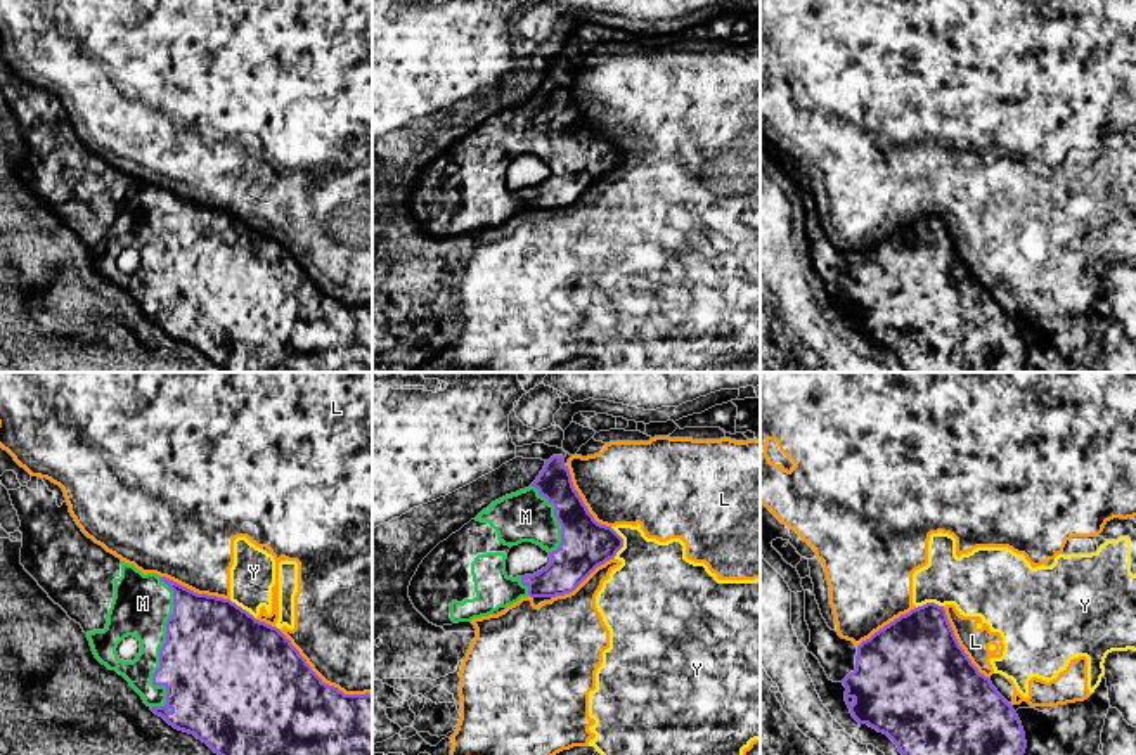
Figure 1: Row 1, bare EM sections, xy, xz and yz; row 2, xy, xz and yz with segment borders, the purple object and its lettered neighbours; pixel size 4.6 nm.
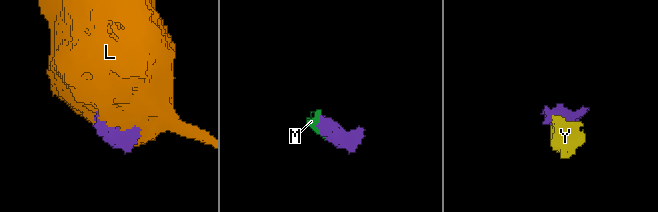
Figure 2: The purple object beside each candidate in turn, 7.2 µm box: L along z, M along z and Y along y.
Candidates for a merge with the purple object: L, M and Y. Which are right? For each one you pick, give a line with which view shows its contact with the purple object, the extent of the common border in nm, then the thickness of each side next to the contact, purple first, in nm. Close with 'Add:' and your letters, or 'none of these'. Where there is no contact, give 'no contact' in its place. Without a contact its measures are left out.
M: contact in xy; length 600 nm; calibres 480 and 280 nm
Add: M

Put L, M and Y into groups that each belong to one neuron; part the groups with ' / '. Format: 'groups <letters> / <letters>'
groups L Y / M

